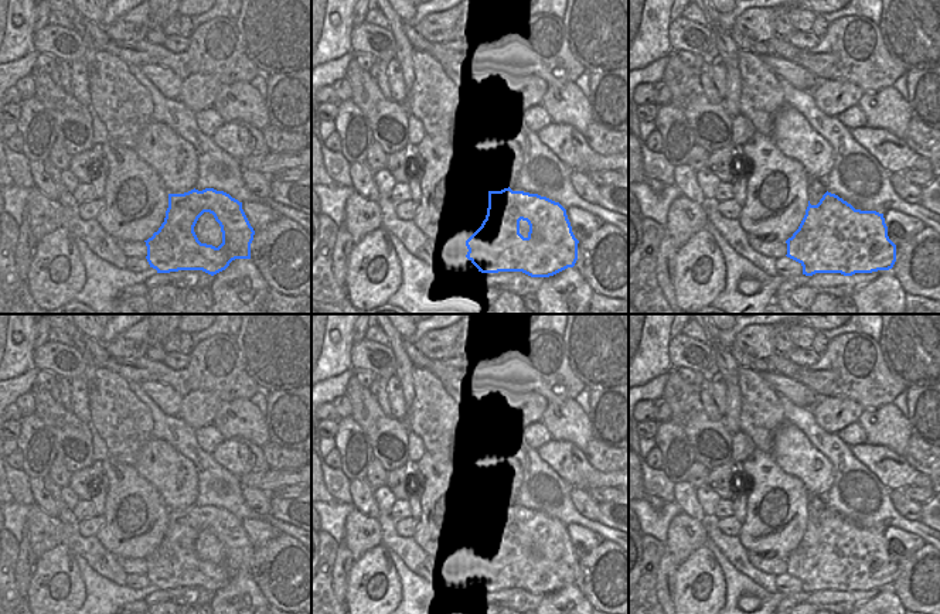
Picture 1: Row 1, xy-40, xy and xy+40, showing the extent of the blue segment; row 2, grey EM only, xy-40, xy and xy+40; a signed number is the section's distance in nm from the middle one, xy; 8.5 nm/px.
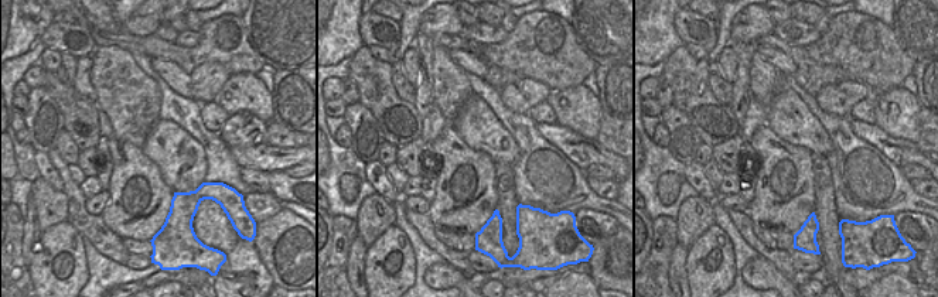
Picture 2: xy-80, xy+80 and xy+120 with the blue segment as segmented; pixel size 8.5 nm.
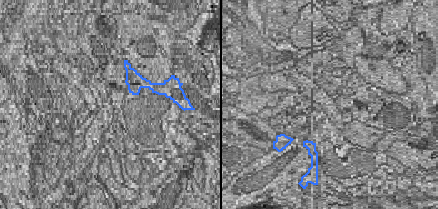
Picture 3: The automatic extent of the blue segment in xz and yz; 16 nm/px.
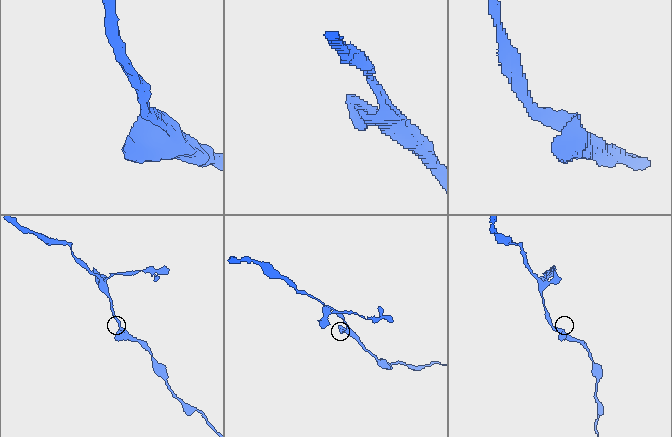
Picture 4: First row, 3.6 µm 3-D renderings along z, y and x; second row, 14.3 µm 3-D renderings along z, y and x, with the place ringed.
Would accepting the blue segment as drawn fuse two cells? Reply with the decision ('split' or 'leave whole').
leave whole

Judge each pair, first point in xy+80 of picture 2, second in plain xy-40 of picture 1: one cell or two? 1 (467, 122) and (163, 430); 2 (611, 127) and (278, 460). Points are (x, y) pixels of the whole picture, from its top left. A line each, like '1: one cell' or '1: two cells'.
1: two cells
2: one cell

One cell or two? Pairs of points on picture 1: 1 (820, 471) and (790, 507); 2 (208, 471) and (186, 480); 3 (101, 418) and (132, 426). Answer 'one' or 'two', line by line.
1: two
2: two
3: one

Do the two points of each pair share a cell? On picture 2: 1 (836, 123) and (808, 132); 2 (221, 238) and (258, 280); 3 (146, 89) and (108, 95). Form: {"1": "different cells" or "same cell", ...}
{"1": "different cells", "2": "same cell", "3": "same cell"}

